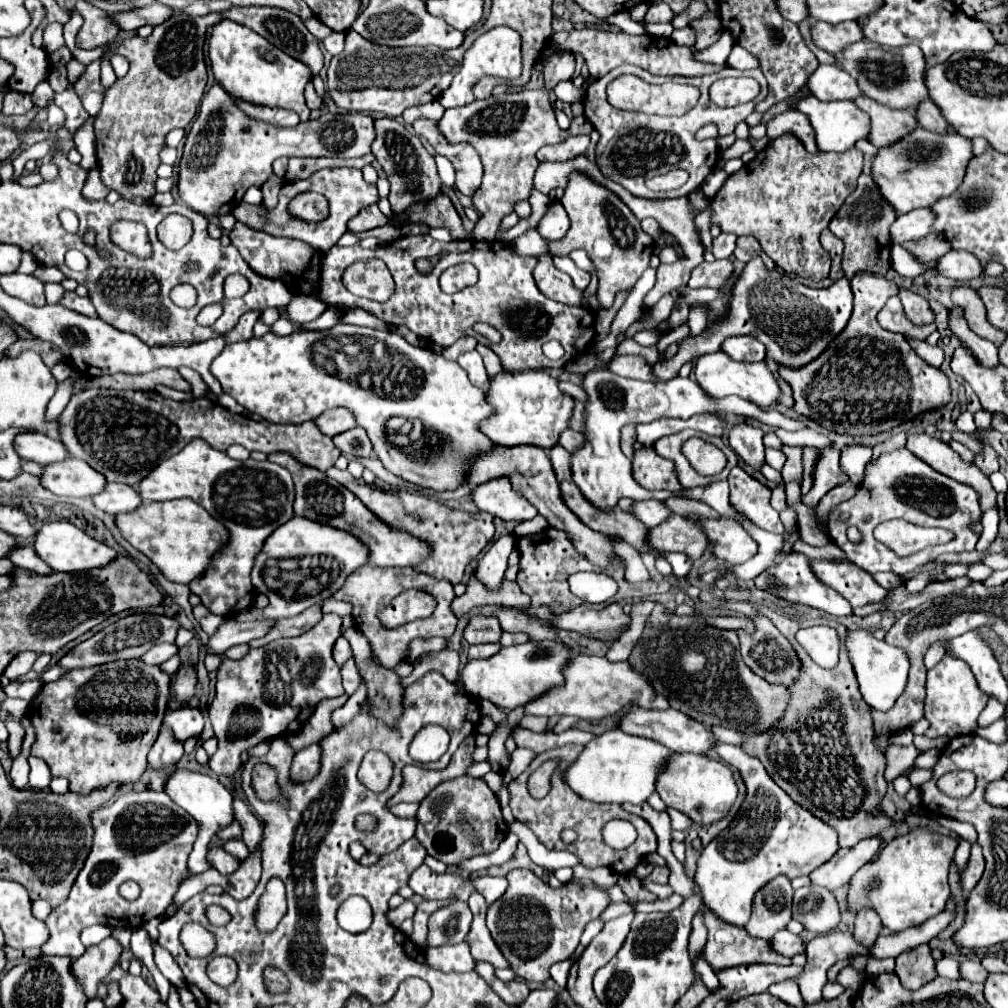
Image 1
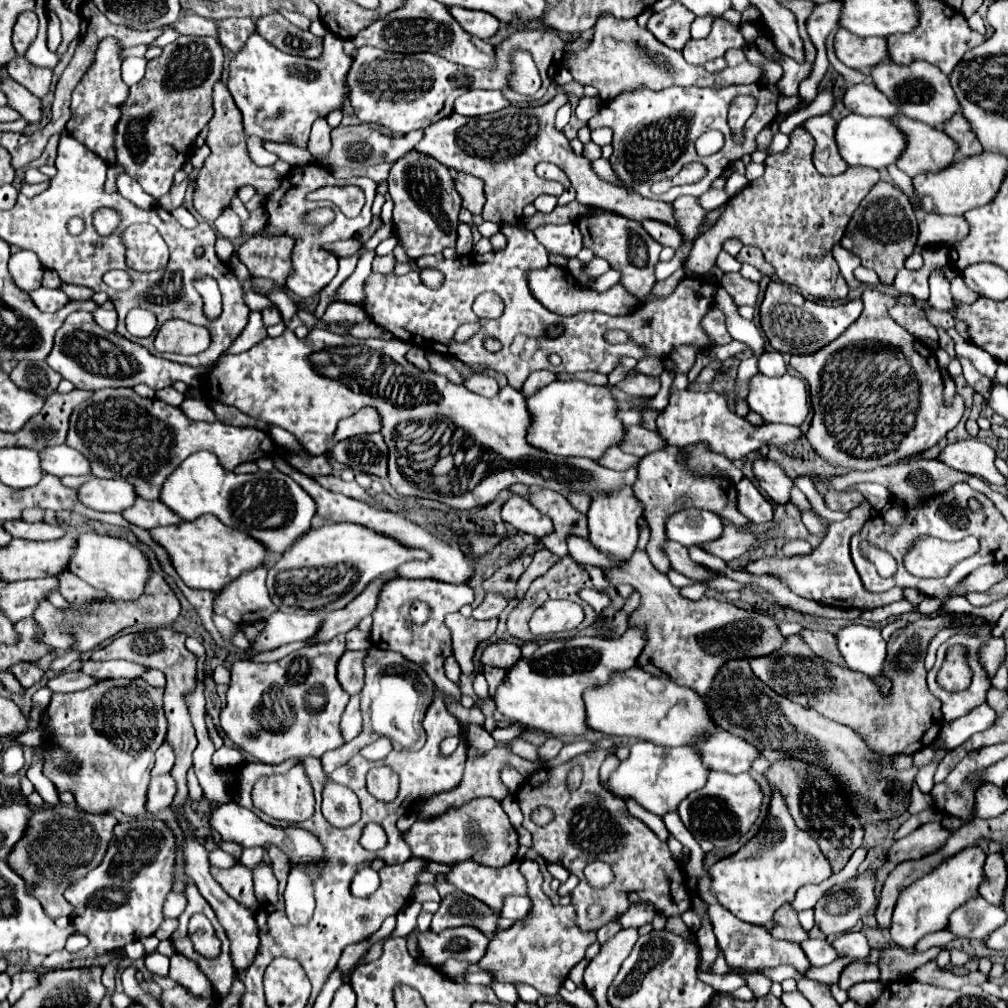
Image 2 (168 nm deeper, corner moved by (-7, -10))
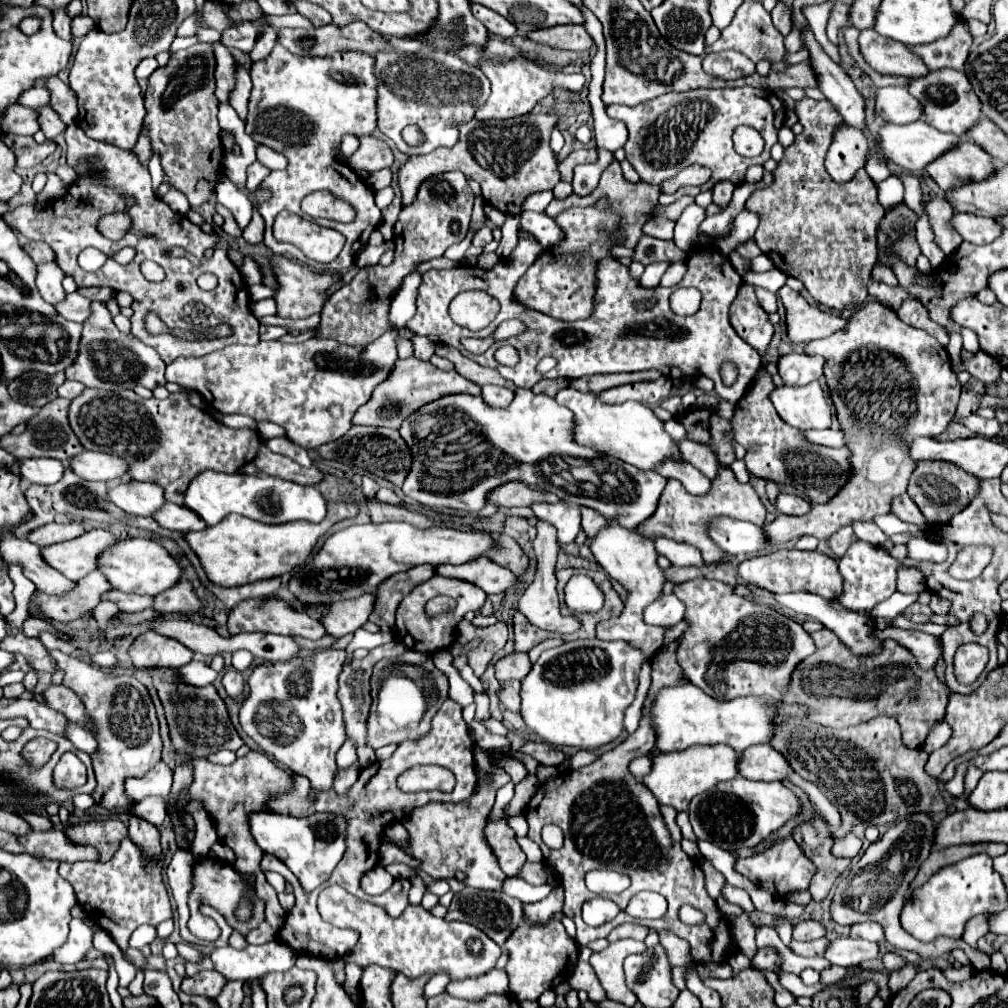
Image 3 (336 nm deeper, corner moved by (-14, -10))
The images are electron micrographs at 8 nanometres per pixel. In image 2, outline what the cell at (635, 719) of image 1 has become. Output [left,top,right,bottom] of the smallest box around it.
[697,732,761,774]

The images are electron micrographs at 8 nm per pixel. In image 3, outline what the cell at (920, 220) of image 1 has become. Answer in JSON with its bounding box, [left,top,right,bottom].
[950,214,1000,244]

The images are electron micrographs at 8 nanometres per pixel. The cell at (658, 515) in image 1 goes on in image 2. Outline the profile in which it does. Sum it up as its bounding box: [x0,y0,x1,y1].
[667,508,723,546]

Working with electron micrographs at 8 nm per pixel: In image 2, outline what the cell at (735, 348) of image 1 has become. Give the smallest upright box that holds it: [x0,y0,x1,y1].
[759,352,787,376]

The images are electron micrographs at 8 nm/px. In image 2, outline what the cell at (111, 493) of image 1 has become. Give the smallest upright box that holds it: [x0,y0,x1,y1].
[123,496,181,528]

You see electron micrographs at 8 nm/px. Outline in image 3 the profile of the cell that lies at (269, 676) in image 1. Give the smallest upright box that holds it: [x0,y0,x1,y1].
[238,650,346,792]

